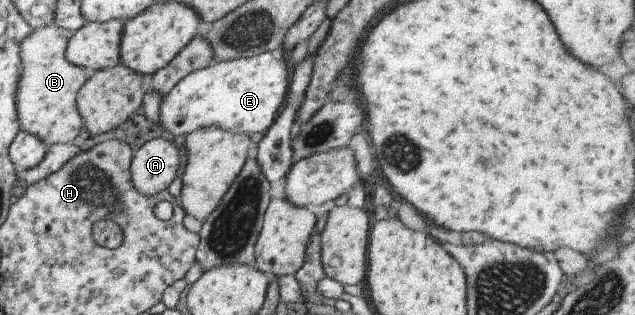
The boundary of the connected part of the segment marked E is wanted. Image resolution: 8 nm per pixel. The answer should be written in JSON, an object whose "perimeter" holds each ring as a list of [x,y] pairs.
{"perimeter":[[[282,47],[255,57],[214,61],[183,77],[162,97],[158,126],[167,138],[188,136],[192,131],[203,128],[248,136],[265,134],[275,123],[285,101],[291,70]]]}

